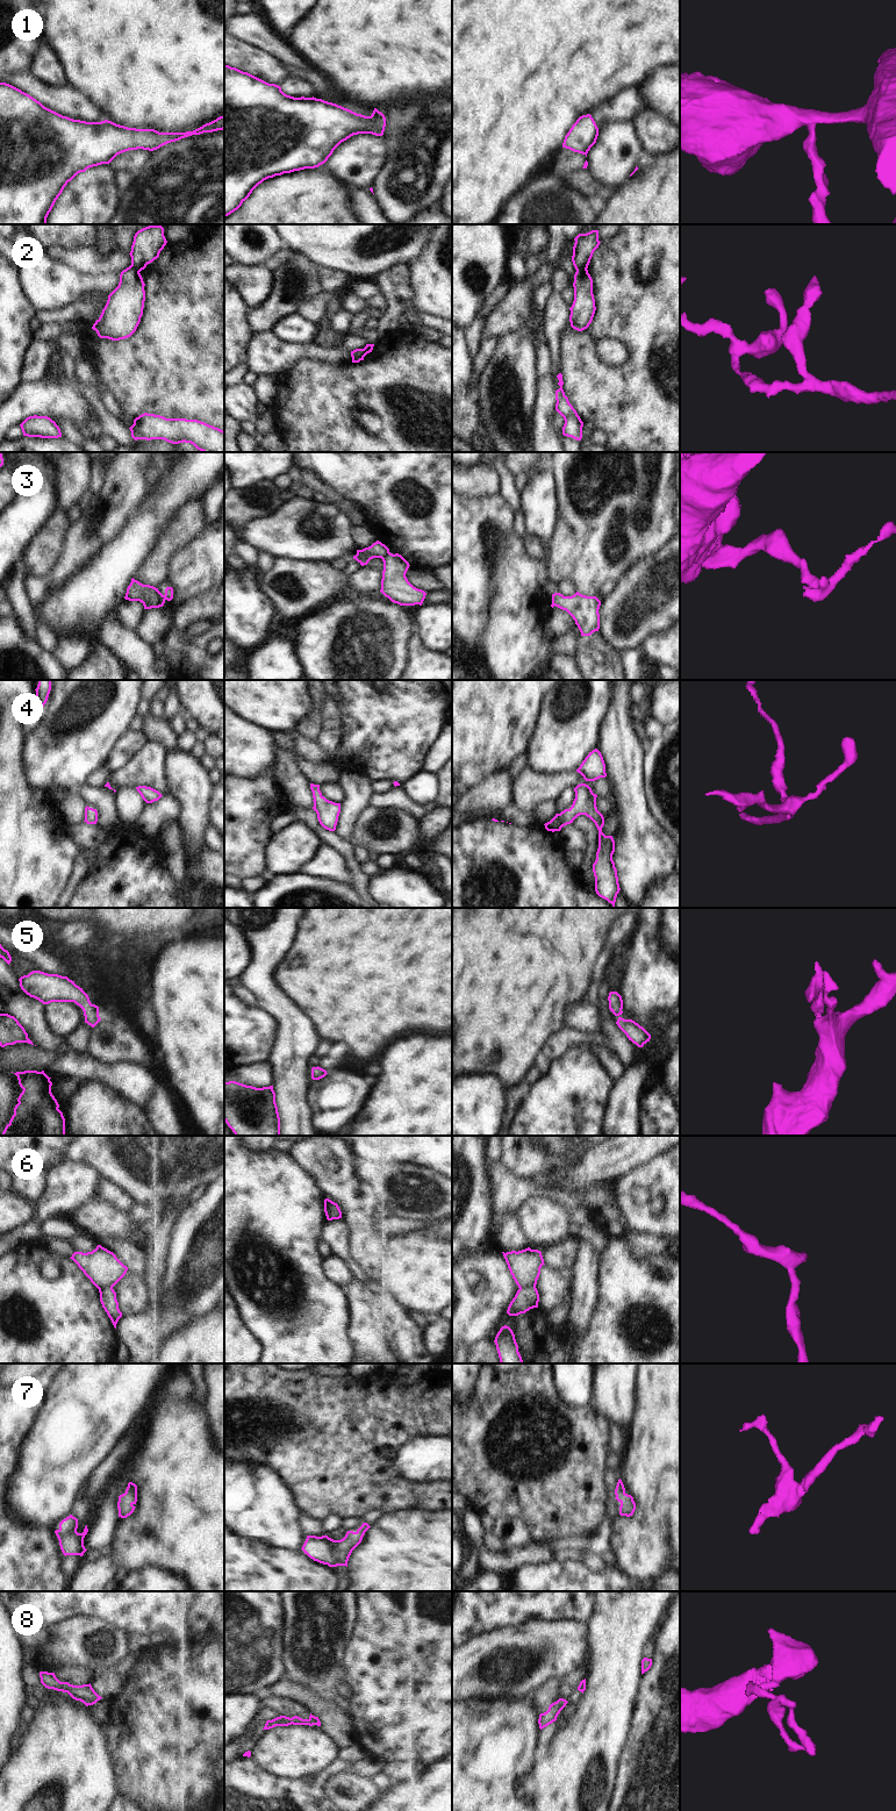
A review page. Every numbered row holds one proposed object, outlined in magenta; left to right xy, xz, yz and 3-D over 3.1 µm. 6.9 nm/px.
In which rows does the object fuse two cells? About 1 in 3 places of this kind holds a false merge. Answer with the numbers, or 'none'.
1, 2, 3, 6.

